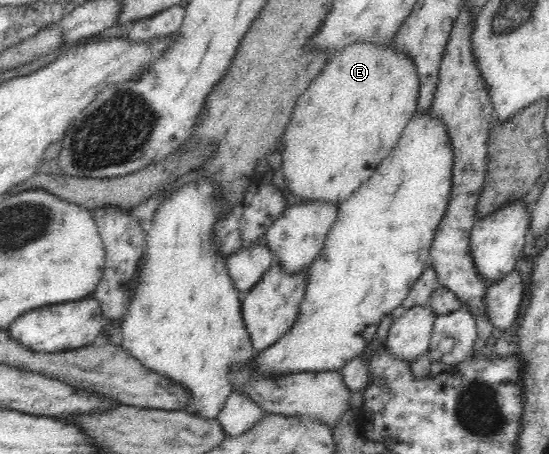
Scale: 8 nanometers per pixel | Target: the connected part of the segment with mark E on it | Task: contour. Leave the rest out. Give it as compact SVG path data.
M392 42L387 45L371 45L370 43L354 43L350 47L334 53L330 60L323 67L322 72L318 75L306 91L299 97L294 107L290 122L286 131L282 134L283 145L281 147L281 167L283 168L284 181L286 189L294 196L297 202L328 202L338 204L348 199L354 192L366 183L372 174L377 170L383 159L394 149L399 137L402 135L406 124L410 122L417 111L417 99L420 83L414 63L404 53L399 53L396 48L392 47Z

